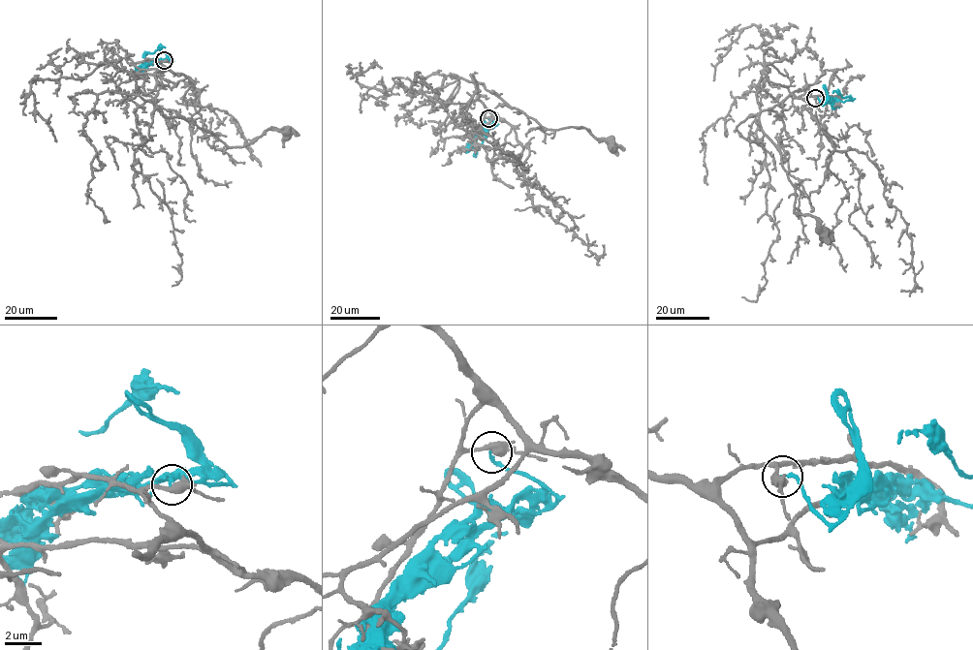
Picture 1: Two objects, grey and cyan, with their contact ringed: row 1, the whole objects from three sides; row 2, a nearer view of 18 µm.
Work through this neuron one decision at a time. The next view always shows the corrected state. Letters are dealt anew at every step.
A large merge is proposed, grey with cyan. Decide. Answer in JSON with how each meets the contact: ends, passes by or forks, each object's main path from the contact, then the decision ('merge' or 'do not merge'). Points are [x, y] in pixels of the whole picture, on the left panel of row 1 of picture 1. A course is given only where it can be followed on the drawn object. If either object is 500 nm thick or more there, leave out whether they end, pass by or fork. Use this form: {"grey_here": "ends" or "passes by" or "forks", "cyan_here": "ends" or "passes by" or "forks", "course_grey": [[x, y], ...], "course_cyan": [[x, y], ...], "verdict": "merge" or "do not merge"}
{"grey_here": "passes by", "cyan_here": "ends", "course_grey": [[164, 60], [155, 75], [155, 104], [163, 115], [190, 119], [229, 147], [252, 143], [268, 129], [287, 132]], "course_cyan": [[164, 60], [144, 64], [143, 57], [145, 53], [165, 47]], "verdict": "do not merge"}

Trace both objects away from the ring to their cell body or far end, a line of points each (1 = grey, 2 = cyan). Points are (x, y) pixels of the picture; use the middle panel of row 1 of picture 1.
1: (488, 118), (484, 116), (486, 108), (478, 99), (480, 83), (540, 125), (551, 130), (584, 128), (612, 147)
2: (488, 118), (494, 122), (483, 129), (474, 141), (474, 153), (490, 129)

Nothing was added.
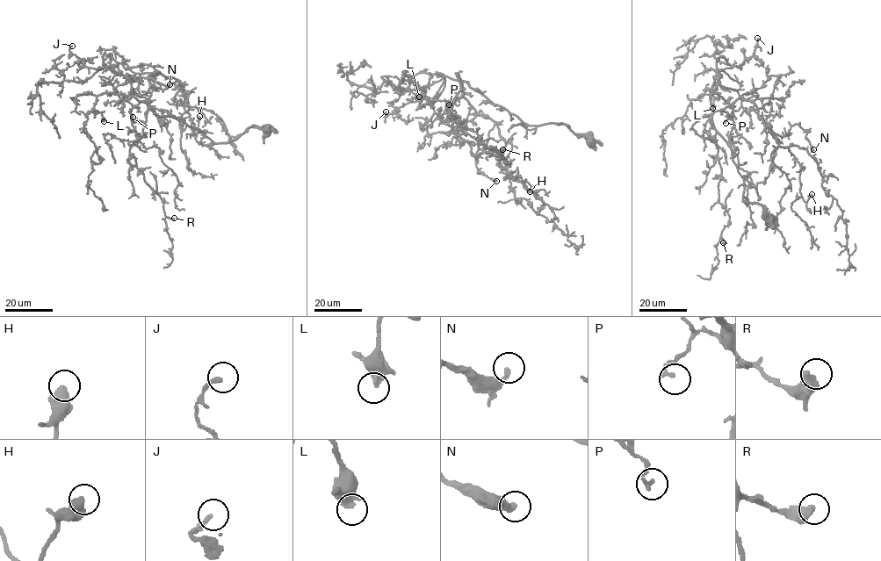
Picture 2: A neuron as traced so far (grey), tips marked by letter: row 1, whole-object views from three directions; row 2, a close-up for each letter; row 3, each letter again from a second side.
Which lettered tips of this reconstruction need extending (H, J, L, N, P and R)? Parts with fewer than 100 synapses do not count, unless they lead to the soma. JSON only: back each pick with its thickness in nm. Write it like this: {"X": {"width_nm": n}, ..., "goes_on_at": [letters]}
{"goes_on_at": []}

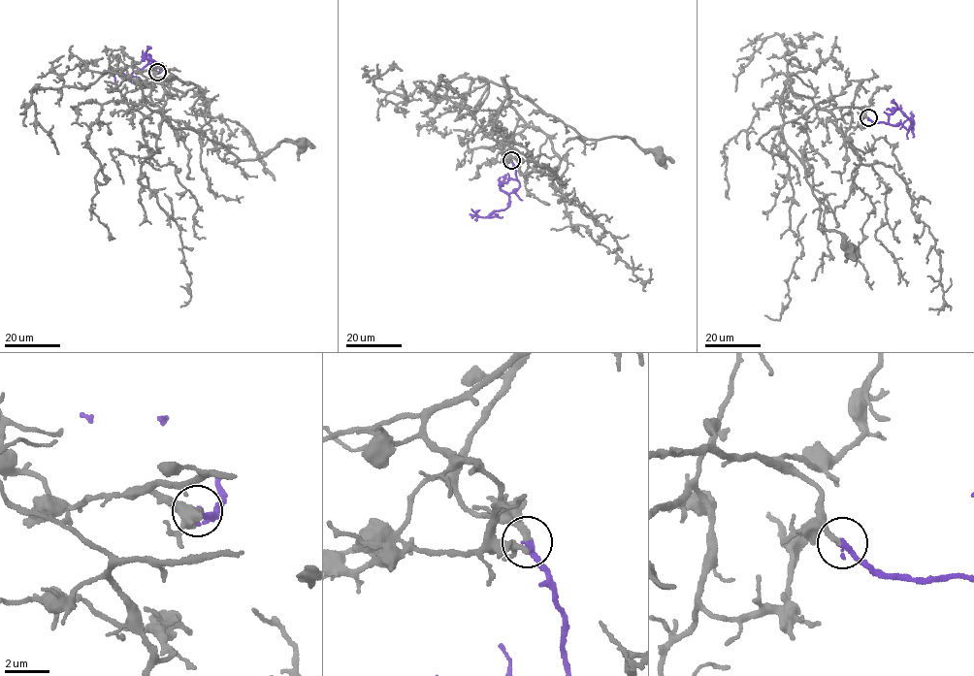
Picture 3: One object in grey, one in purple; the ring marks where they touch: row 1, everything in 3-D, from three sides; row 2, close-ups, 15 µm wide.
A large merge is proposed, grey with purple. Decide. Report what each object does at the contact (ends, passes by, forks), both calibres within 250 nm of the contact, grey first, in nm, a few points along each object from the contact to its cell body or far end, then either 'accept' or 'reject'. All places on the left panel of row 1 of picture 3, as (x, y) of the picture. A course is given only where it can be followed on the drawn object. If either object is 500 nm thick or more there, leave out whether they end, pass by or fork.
grey ends | purple ends | 280/280 nm | grey via (157, 72), (172, 75), (163, 98), (173, 127), (241, 160), (302, 144) | purple via (156, 72), (159, 67), (143, 55), (149, 55), (148, 63), (130, 76), (116, 72), (113, 75), (117, 86) | accept

